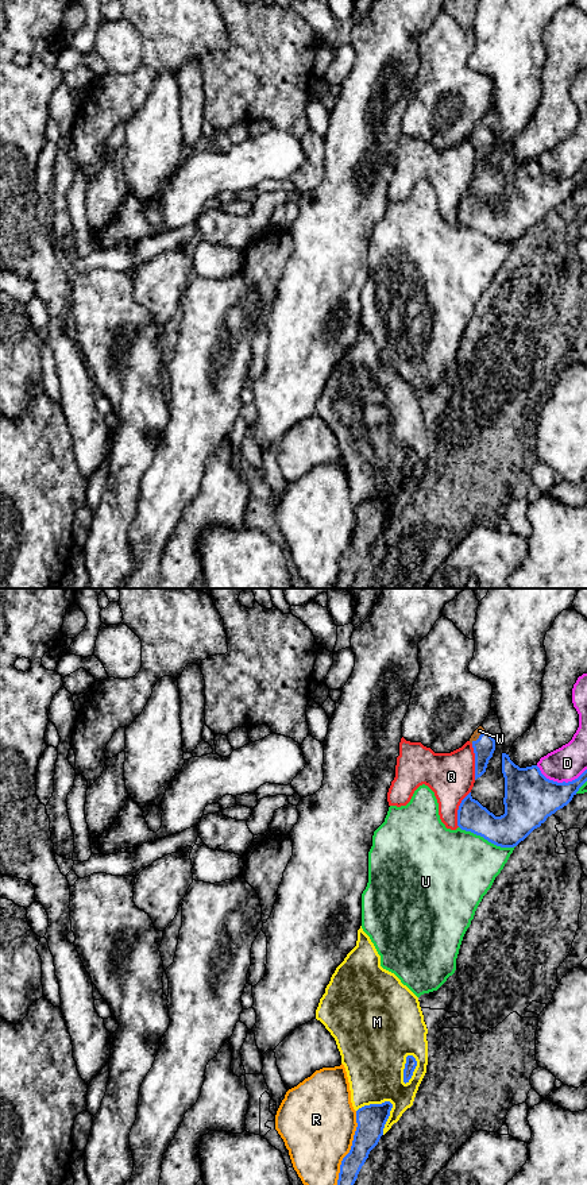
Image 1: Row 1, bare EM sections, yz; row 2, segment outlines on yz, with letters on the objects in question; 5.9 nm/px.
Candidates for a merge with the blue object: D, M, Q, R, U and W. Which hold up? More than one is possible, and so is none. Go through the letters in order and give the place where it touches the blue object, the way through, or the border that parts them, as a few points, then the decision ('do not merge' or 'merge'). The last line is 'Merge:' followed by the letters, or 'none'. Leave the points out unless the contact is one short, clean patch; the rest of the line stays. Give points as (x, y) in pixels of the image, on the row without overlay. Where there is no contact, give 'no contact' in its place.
D: yz (560, 178) | do not merge
M: yz (374, 500) | do not merge
Q: yz (475, 157) | do not merge
R: yz (350, 547) | do not merge
U: yz (487, 235) | do not merge
W: yz (479, 132) | across yz (483, 143), (479, 132), (479, 126) | merge
Merge: W

